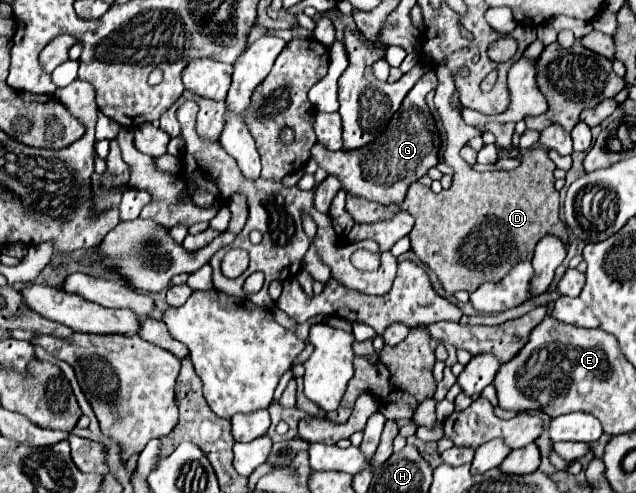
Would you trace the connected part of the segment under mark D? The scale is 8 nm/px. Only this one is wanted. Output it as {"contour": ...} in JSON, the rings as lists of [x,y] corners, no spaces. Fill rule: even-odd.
{"contour":[[[440,65],[440,69],[436,69],[436,75],[438,89],[434,105],[438,107],[440,123],[446,133],[442,157],[445,164],[454,169],[454,181],[450,189],[434,193],[430,187],[416,181],[410,185],[400,205],[378,205],[364,199],[346,197],[346,211],[354,217],[356,223],[376,223],[392,219],[400,209],[408,211],[414,217],[414,227],[408,233],[412,251],[436,273],[444,291],[448,295],[454,295],[460,289],[474,291],[482,283],[496,283],[514,265],[518,265],[518,261],[532,261],[534,247],[546,233],[560,235],[560,239],[564,241],[568,241],[568,233],[558,217],[560,197],[552,177],[554,163],[548,157],[546,149],[534,147],[518,155],[516,159],[520,161],[520,165],[510,171],[474,171],[464,159],[460,159],[458,153],[466,139],[480,136],[481,133],[462,121],[460,109],[450,101],[454,97],[452,91],[456,91],[452,73],[444,65]],[[490,217],[496,217],[496,233],[472,233]]]}

